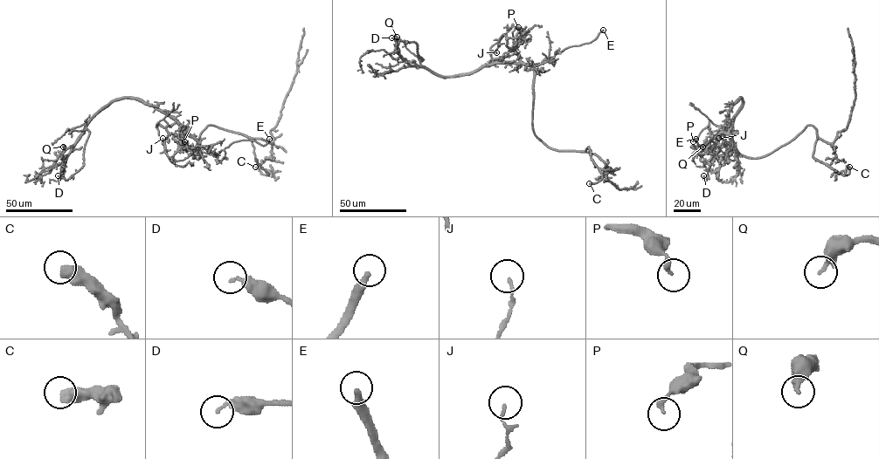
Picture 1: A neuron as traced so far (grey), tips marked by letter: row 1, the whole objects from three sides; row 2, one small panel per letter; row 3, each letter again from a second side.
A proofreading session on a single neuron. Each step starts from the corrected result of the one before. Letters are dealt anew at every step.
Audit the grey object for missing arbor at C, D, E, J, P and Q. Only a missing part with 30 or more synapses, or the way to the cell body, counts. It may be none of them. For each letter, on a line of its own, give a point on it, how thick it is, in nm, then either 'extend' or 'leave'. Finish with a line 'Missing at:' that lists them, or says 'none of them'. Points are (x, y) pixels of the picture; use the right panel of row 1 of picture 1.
C: place (849, 167); calibre 550 nm; leave
D: place (703, 175); calibre 240 nm; leave
E: place (695, 139); calibre 320 nm; extend
J: place (718, 138); calibre 110 nm; leave
P: place (693, 141); calibre 240 nm; leave
Q: place (702, 147); calibre 360 nm; leave
Missing at: E

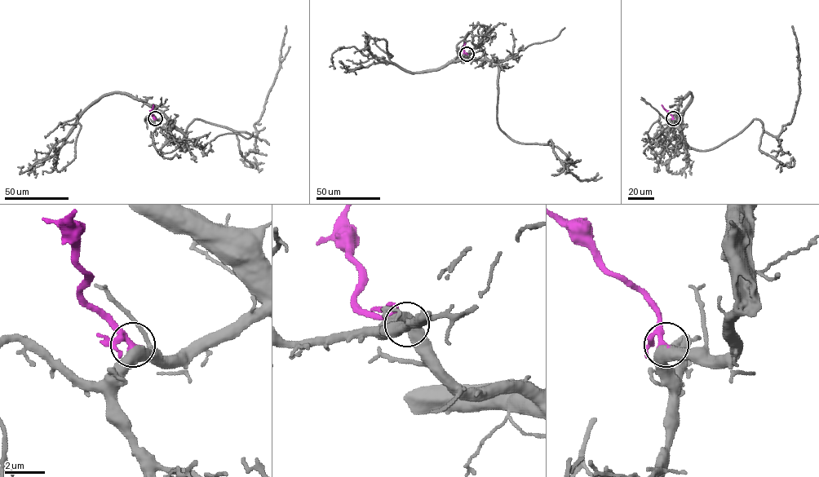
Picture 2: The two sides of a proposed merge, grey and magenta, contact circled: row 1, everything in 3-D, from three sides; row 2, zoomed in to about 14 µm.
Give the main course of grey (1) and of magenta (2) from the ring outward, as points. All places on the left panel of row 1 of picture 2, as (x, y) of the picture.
1: (155, 118), (165, 117), (183, 134), (186, 150), (194, 119), (256, 136), (286, 25)
2: (155, 118), (152, 116), (152, 105)

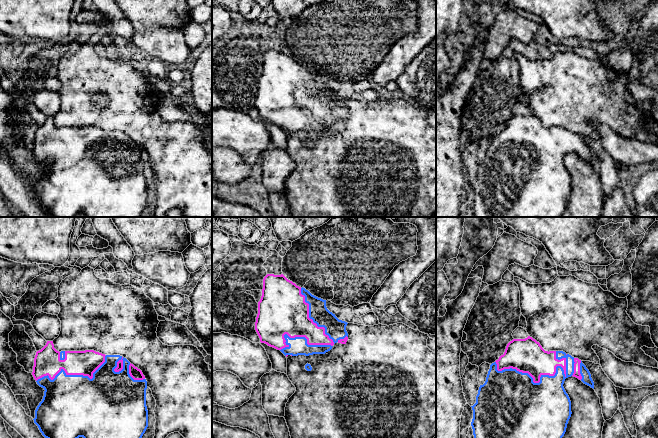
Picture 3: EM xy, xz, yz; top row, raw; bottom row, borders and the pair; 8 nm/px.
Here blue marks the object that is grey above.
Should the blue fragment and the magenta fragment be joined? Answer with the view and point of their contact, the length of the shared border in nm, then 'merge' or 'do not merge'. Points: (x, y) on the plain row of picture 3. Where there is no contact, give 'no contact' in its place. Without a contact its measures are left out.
meets blue in yz at (532, 157); contact 600 nm long; merge

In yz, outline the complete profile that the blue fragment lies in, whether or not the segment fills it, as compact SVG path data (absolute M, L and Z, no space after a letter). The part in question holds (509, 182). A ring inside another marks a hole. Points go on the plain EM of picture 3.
M530 112L510 117L504 130L490 141L486 157L479 163L476 179L471 182L474 217L560 217L572 190L571 177L563 163L565 155L571 152L594 165L589 146L578 134L563 127L545 127Z

